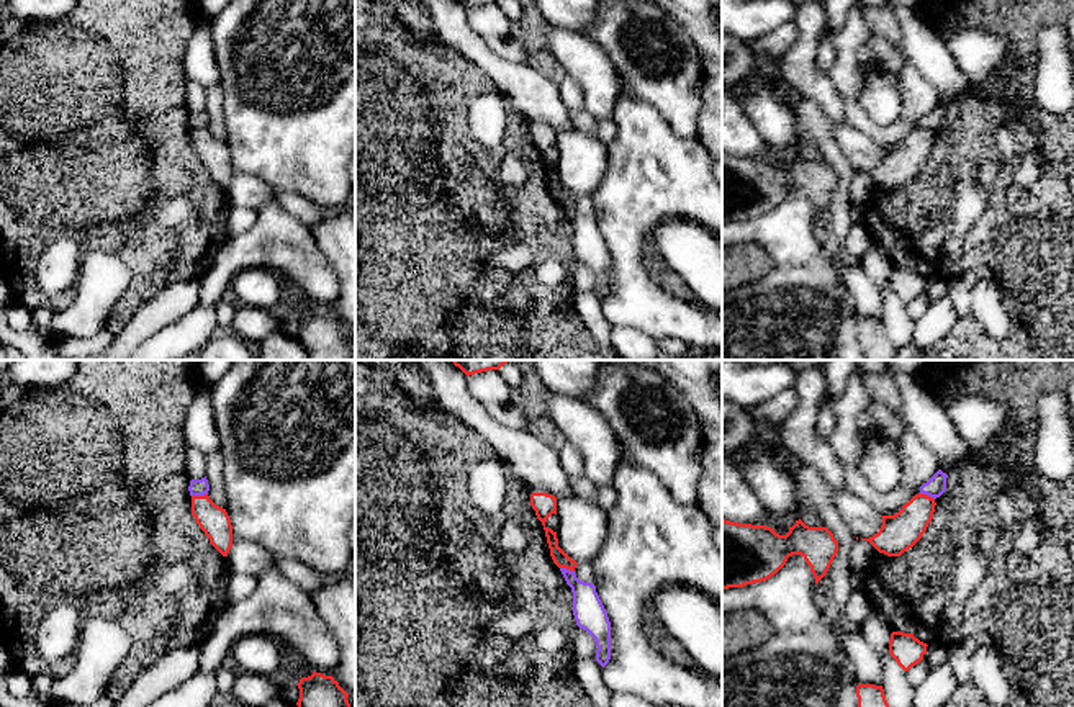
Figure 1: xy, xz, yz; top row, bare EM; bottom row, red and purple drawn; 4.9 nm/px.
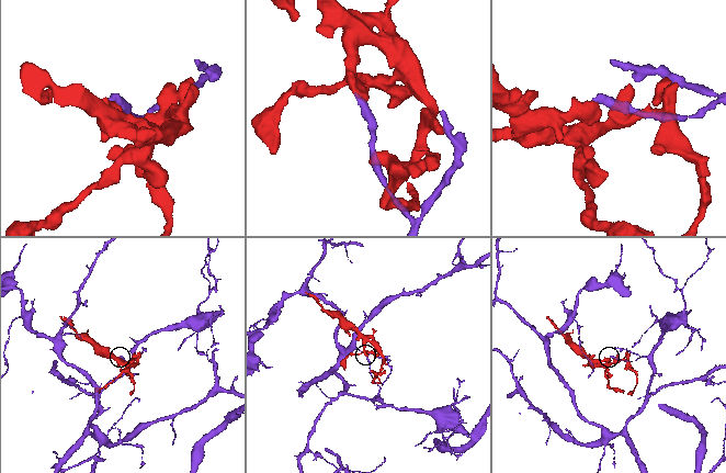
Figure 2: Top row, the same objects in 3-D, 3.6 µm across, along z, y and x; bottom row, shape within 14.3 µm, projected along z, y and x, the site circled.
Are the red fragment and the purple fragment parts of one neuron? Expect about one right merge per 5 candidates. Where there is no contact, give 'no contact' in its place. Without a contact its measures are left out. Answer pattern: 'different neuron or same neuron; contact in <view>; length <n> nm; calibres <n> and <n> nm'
different neuron; contact in xy; length 80 nm; calibres 150 and 80 nm

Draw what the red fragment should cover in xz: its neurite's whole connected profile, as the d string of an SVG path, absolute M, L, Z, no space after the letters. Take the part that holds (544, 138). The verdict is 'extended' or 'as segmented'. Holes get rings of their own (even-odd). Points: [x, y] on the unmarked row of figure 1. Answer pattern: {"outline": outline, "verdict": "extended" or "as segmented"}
{"outline": "M532 126L530 128L530 139L535 144L537 152L542 155L544 164L545 164L545 170L547 170L547 177L550 182L550 190L553 193L553 196L558 201L566 201L570 205L575 205L576 201L576 195L571 193L560 180L558 180L558 172L557 172L557 165L553 165L552 162L548 162L545 159L547 152L552 147L557 147L557 131L547 126Z", "verdict": "as segmented"}

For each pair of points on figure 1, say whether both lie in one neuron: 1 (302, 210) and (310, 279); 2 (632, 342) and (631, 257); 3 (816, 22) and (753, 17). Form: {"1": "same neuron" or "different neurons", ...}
{"1": "different neurons", "2": "different neurons", "3": "different neurons"}

